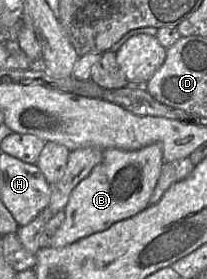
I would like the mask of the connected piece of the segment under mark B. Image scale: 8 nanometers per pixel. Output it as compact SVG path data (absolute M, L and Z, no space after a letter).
M159 143L137 150L103 150L103 160L71 192L63 210L65 220L53 236L52 247L66 247L147 208L163 164L163 151Z

